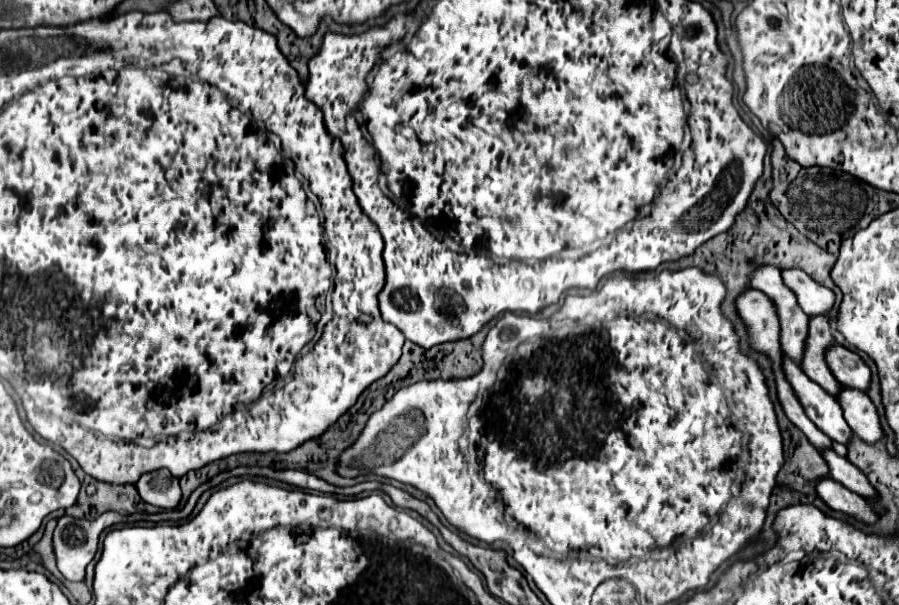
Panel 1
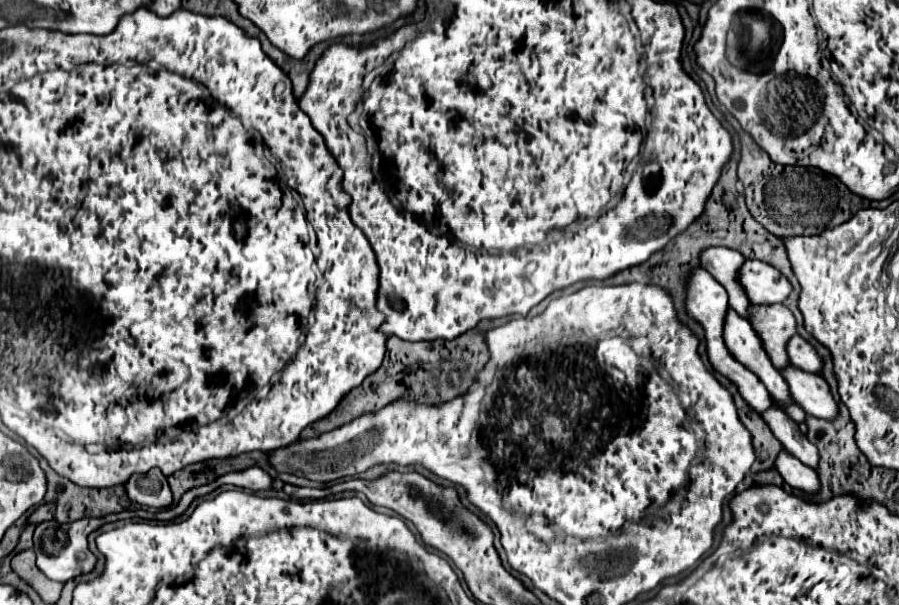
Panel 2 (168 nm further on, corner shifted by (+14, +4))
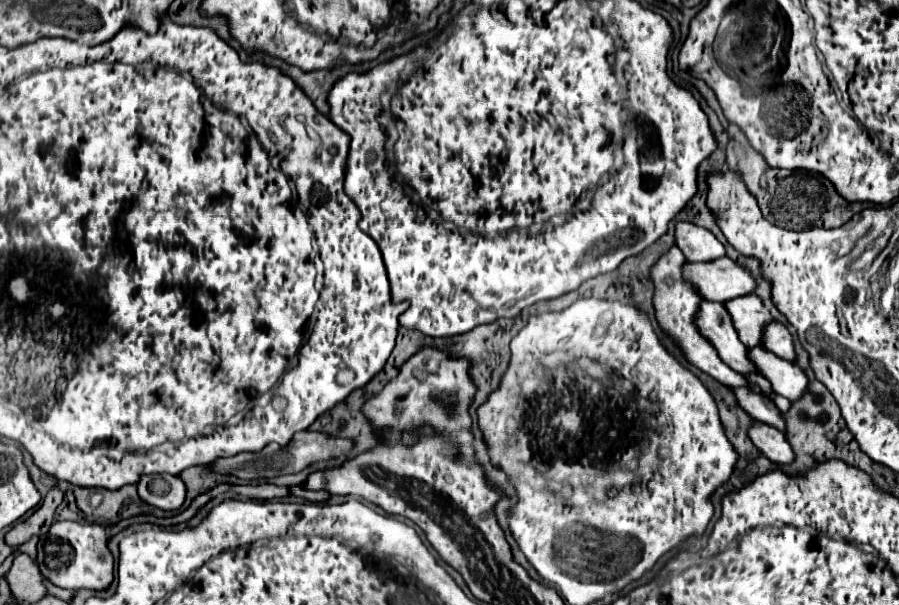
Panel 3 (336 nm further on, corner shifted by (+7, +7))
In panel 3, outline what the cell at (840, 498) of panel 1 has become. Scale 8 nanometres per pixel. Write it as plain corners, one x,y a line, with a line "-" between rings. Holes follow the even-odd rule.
754,423
752,429
748,431
748,437
756,443
756,447
772,461
772,463
780,463
780,465
790,465
790,461
794,461
794,453
792,447
788,445
788,439
784,437
784,433
780,433
778,429
770,427
770,425
762,425
762,423

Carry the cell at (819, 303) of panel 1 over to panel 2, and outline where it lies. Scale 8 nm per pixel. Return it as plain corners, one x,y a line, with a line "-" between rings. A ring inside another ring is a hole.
757,260
743,262
737,272
737,282
745,290
751,304
777,304
783,302
791,292
791,284
785,276
781,276
781,272

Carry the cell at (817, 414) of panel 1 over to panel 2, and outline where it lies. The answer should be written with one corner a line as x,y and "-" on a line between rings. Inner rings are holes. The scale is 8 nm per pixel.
727,308
725,314
723,340
729,354
745,368
749,368
753,374
757,374
757,378
765,384
765,388
777,400
779,406
793,404
793,400
789,398
789,386
761,348
761,340
753,332
751,324
733,308

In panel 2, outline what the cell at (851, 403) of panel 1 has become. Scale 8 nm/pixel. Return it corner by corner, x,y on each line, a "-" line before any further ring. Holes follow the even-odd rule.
783,368
781,376
789,384
789,396
807,414
831,420
837,414
837,402
829,392
829,384
819,374
809,374
799,368

